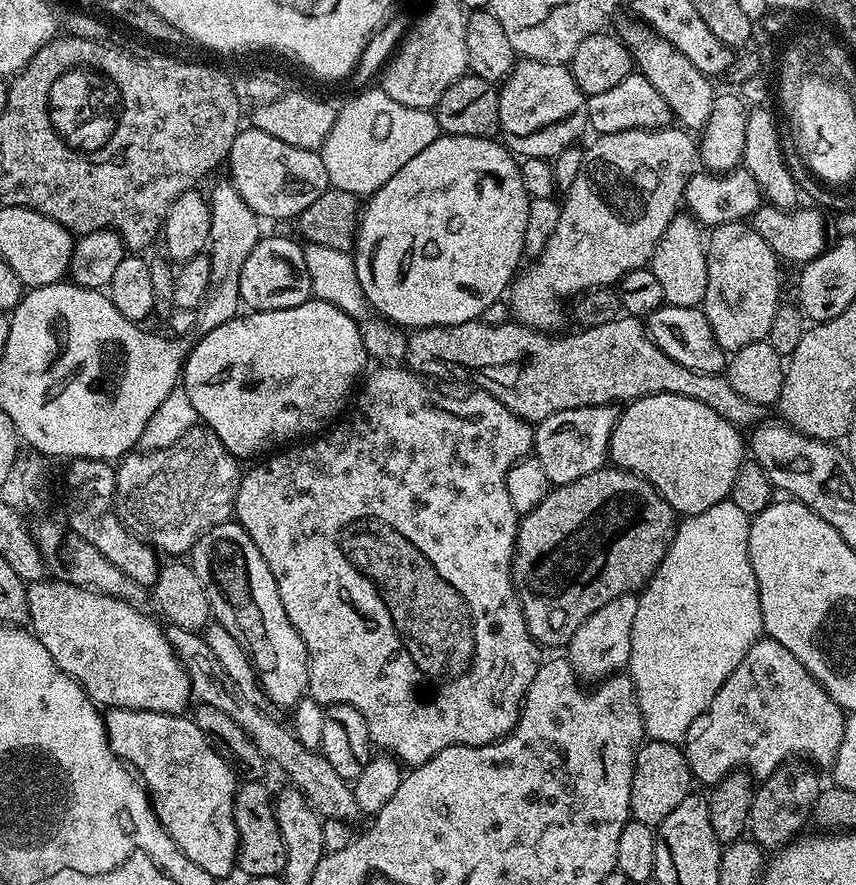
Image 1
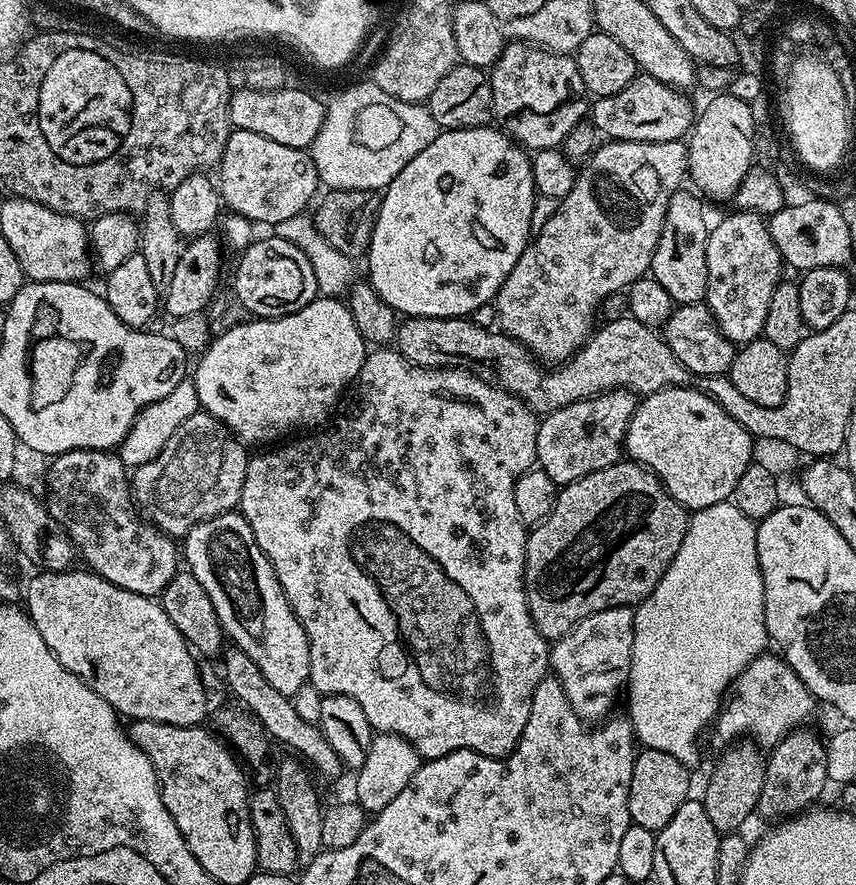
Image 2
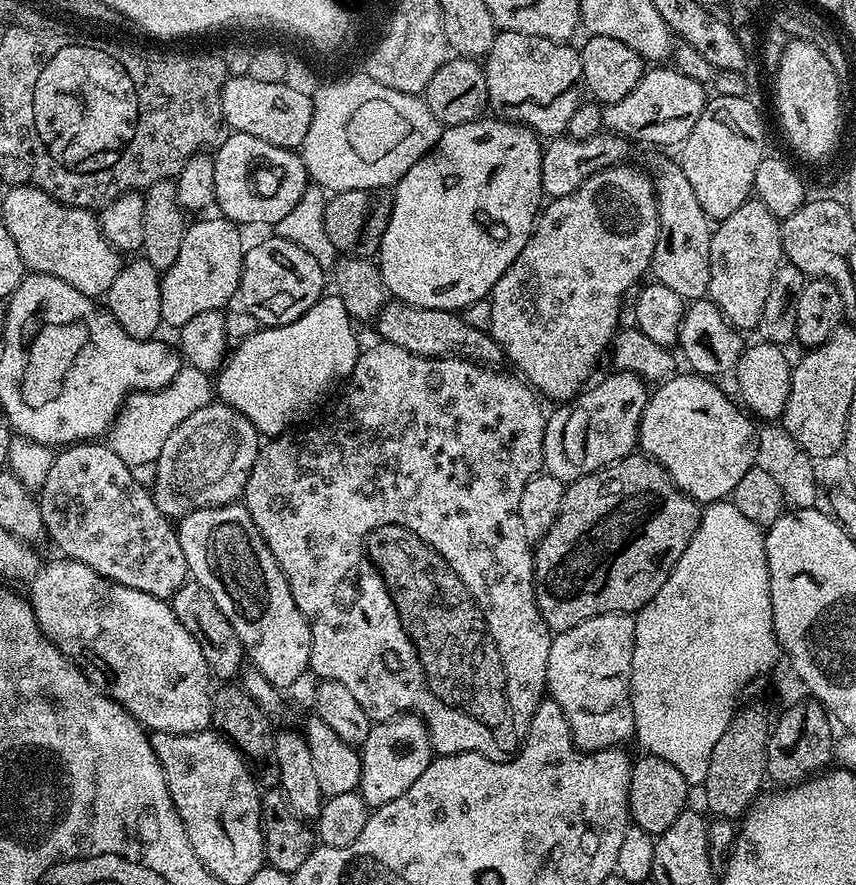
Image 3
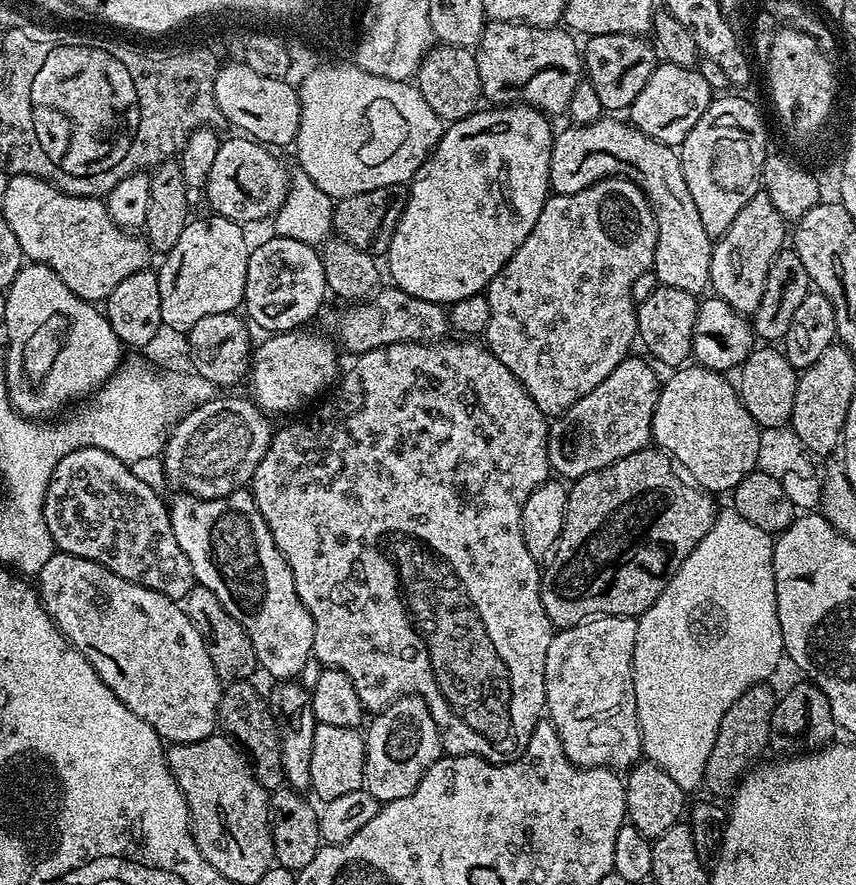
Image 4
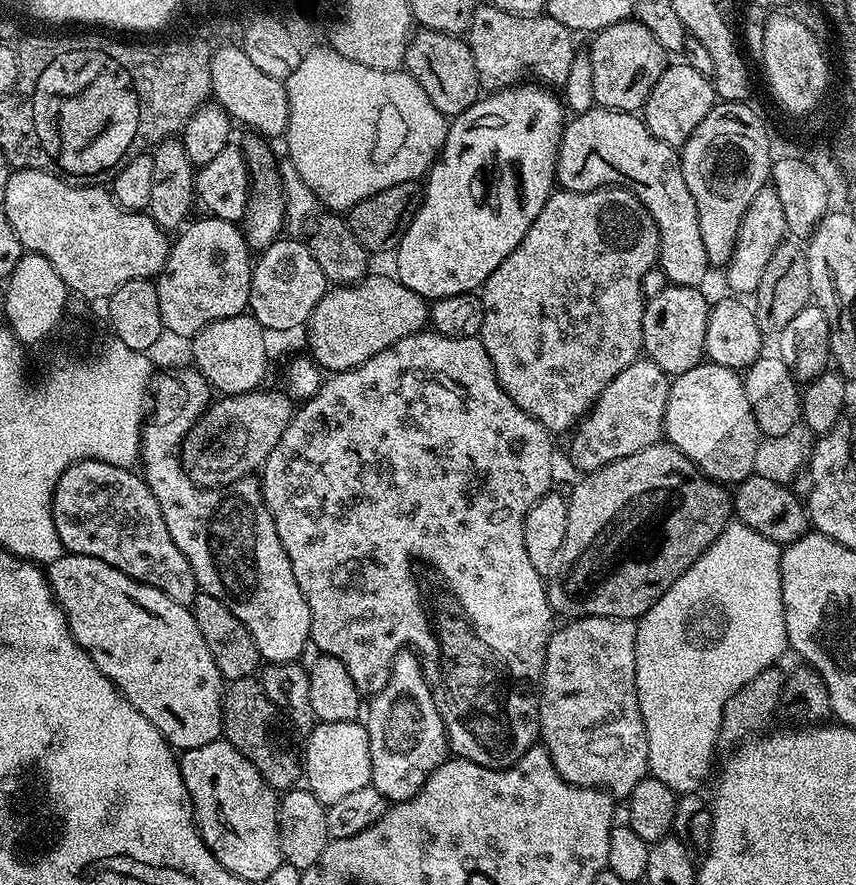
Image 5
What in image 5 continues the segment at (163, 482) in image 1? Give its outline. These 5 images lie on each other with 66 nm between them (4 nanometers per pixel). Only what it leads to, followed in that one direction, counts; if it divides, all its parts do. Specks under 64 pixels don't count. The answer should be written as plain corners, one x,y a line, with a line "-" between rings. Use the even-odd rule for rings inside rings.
264,391
238,393
236,396
221,395
215,402
209,403
203,417
186,434
183,444
180,445
180,463
184,466
184,473
198,487
223,488
225,484
233,484
235,480
263,469
264,459
268,457
270,450
274,450
274,446
278,446
278,438
282,438
294,411
293,397
283,391

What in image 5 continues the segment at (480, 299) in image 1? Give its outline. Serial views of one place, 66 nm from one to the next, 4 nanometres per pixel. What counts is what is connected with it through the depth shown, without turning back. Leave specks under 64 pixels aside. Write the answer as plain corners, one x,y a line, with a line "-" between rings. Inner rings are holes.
521,82
515,86
492,90
481,95
480,99
474,102
474,106
470,106
465,112
455,116
449,123
448,137
444,143
444,148
436,157
436,163
428,169
426,179
423,181
420,208
414,214
412,221
408,223
404,235
400,237
394,248
394,253
396,252
394,275
407,288
414,290
414,294
423,296
425,300
431,302
441,300
443,296
475,293
477,289
484,285
486,278
490,278
490,274
494,274
494,270
498,270
501,262
520,245
526,230
534,222
534,218
538,218
542,206
546,206
546,202
549,196
552,195
556,184
556,159
558,158
560,139
564,133
566,123
566,108
561,97
557,93
555,96
552,92
555,91
549,90
536,82

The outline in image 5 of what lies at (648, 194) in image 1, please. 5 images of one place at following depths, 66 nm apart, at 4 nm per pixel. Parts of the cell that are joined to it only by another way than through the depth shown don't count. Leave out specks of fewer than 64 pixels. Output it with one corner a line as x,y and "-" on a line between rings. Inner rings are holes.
605,186
595,188
593,192
569,192
567,190
553,191
549,196
546,206
534,218
534,222
526,230
522,242
510,255
486,278
479,293
480,302
484,306
484,321
478,333
482,346
486,346
486,354
490,354
490,362
496,371
496,377
501,386
513,402
526,414
530,414
535,420
544,423
549,433
567,433
577,423
578,418
583,417
592,403
606,390
610,382
626,366
630,366
641,355
644,339
642,338
642,314
646,303
646,291
640,285
640,279
647,274
657,263
660,254
660,235
654,218
642,206
642,202
624,188

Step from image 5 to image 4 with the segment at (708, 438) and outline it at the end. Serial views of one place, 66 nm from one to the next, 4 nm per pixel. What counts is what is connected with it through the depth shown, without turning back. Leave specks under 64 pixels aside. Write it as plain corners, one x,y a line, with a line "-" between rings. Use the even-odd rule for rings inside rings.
677,367
676,373
661,383
652,439
655,447
668,453
705,492
728,494
757,467
762,429
750,418
750,410
740,401
739,391
727,375
688,367

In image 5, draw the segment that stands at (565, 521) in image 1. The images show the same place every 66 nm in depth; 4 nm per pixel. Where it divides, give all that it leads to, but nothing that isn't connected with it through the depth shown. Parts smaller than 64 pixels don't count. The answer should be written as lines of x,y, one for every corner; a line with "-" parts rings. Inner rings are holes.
661,442
654,446
646,446
646,450
638,450
638,454
630,454
626,458
618,458
610,462
599,472
589,472
579,477
581,480
572,488
572,493
567,493
568,501
568,521
566,522
566,538
562,538
562,550
558,550
556,561
552,564
552,571
547,573
546,587
548,589
548,601
552,607
553,613
557,617
568,616
564,618
583,618
586,616
611,616
614,620
635,620
640,617
694,566
698,559
708,547
716,541
722,534
722,530
727,528
734,516
732,507
732,498
729,489
725,485
711,480
704,475
686,454
682,454
673,444

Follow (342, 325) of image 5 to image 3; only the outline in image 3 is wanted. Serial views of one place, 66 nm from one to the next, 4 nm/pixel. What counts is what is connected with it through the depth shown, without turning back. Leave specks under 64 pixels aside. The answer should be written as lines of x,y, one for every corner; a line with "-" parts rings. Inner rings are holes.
393,299
384,305
379,316
374,320
376,332
385,344
402,346
402,350
410,350
419,356
443,358
455,356
461,360
474,360
485,366
499,365
502,360
500,347
496,339
488,332
474,330
470,322
466,322
459,311
447,308
423,308
413,304
404,304

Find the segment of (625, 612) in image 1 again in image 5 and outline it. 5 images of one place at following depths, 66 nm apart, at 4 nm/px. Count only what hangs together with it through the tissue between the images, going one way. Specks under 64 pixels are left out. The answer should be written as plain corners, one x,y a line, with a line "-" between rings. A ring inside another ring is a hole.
586,616
573,619
565,628
557,627
552,633
546,658
544,660
544,679
540,690
540,736
543,747
548,749
553,766
566,782
579,788
602,788
616,798
627,798
638,786
648,770
648,743
646,742
646,726
642,722
642,714
638,706
636,693
636,625
635,620
614,620
611,616

